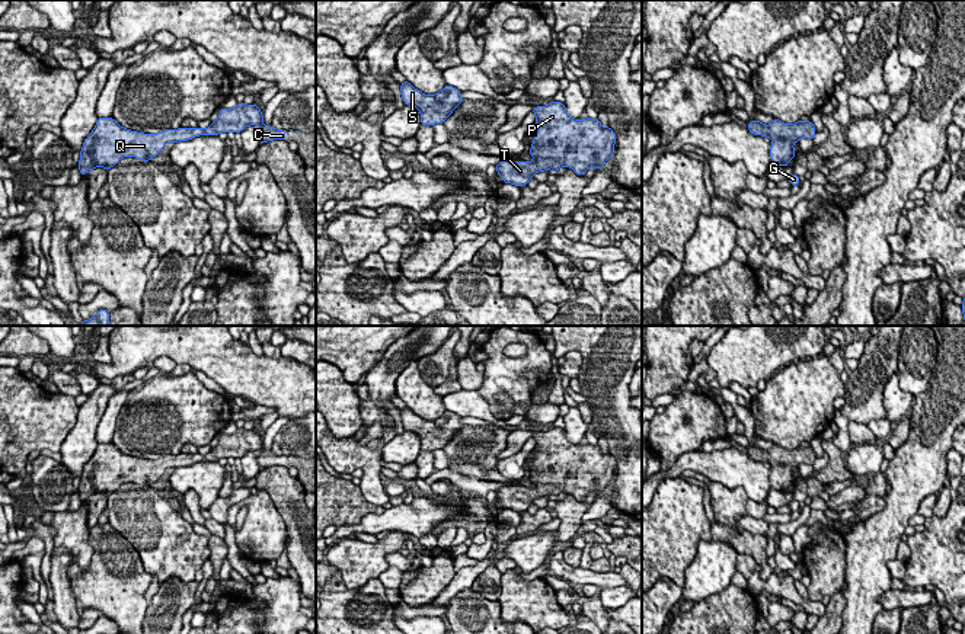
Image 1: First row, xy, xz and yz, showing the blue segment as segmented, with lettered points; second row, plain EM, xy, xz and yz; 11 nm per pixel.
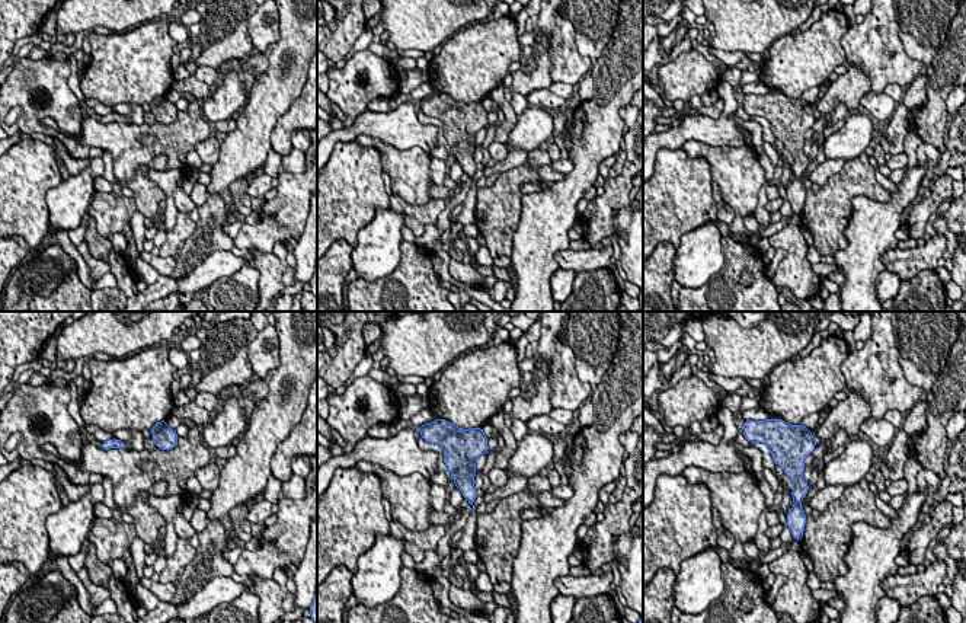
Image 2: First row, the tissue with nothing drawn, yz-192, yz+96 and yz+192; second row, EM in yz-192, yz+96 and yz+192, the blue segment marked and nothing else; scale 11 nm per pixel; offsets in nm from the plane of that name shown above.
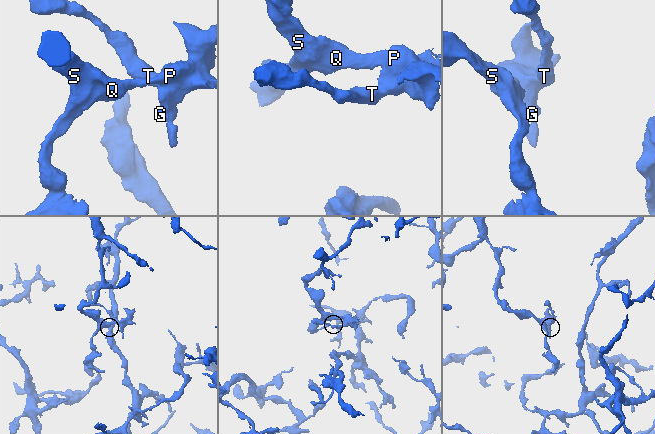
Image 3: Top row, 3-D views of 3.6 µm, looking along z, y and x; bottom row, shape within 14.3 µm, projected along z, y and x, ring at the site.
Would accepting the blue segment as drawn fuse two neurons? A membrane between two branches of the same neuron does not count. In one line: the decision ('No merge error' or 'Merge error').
No merge error

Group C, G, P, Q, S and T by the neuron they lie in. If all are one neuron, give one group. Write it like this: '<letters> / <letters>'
C G P Q S T

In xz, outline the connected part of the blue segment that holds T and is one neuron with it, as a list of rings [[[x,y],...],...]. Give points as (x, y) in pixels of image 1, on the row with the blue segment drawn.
[[[562,102],[536,106],[534,124],[539,134],[533,138],[533,161],[505,160],[498,163],[496,173],[504,183],[527,186],[534,173],[569,167],[582,176],[589,167],[603,169],[614,153],[616,134],[604,128],[598,118],[575,119]]]

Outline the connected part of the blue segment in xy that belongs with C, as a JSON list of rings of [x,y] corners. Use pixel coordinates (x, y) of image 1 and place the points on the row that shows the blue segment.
[[[237,103],[233,109],[220,108],[218,119],[202,128],[166,129],[157,134],[144,134],[122,128],[114,118],[98,118],[95,128],[83,141],[79,160],[82,176],[92,169],[109,170],[124,157],[150,161],[162,153],[167,143],[188,141],[199,135],[218,135],[221,132],[242,132],[249,125],[259,125],[258,140],[268,143],[285,141],[285,129],[263,125],[262,111],[256,103]]]

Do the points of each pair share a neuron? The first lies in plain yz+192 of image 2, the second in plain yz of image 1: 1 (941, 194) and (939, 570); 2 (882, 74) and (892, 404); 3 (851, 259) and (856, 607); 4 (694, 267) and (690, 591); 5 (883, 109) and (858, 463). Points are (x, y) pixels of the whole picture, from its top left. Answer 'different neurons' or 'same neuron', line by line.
1: same neuron
2: same neuron
3: same neuron
4: same neuron
5: different neurons

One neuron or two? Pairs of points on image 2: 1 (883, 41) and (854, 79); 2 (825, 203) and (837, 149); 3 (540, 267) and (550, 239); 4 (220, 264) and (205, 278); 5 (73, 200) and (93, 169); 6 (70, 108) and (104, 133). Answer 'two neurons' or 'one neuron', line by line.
1: two neurons
2: two neurons
3: one neuron
4: one neuron
5: one neuron
6: two neurons

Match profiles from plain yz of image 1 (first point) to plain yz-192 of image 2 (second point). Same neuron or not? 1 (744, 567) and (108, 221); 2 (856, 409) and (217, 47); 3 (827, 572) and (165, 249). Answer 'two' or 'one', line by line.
1: two
2: one
3: one

